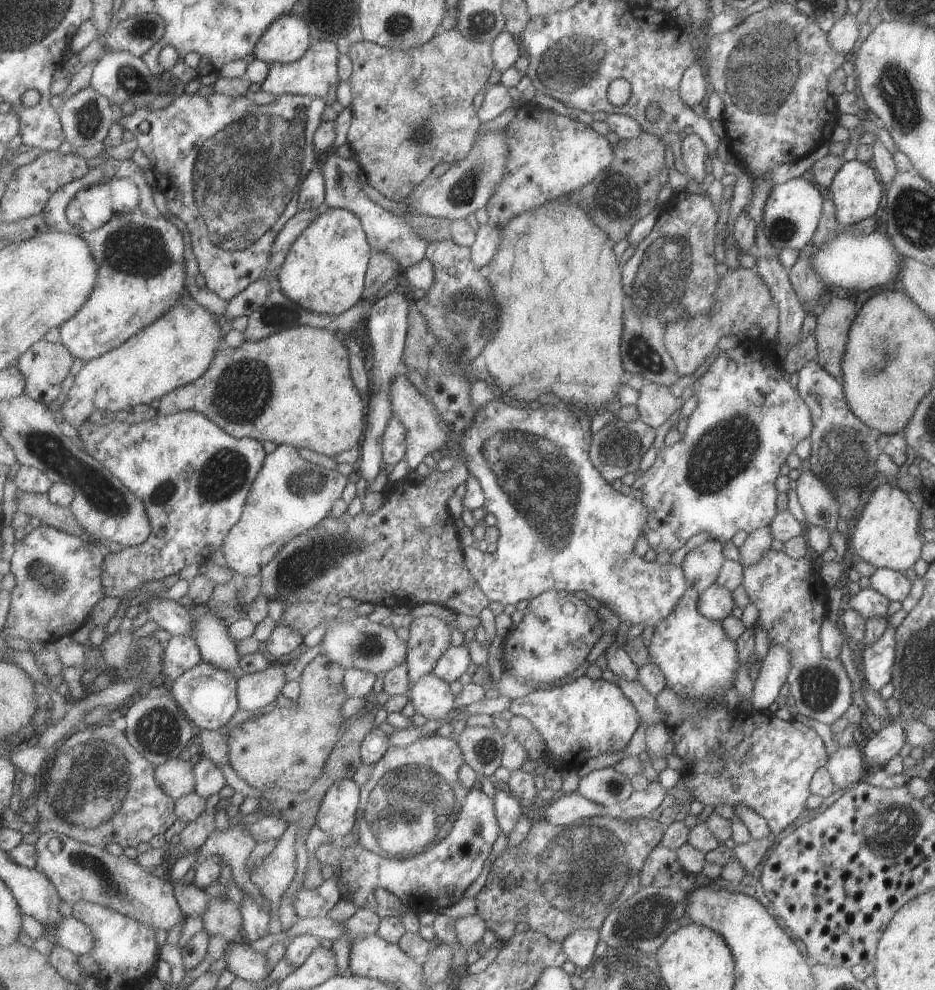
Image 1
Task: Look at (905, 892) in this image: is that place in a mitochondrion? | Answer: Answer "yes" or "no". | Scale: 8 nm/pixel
no

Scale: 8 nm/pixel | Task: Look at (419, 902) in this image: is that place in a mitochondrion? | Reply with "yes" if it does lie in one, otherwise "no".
no

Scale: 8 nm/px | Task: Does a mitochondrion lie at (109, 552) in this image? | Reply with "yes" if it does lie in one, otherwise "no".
no

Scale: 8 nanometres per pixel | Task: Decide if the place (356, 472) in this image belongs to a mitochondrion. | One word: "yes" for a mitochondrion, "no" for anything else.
no

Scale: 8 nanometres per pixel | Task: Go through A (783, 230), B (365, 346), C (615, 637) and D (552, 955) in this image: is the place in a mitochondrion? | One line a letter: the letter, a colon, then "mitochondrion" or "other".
A: mitochondrion
B: other
C: other
D: other

